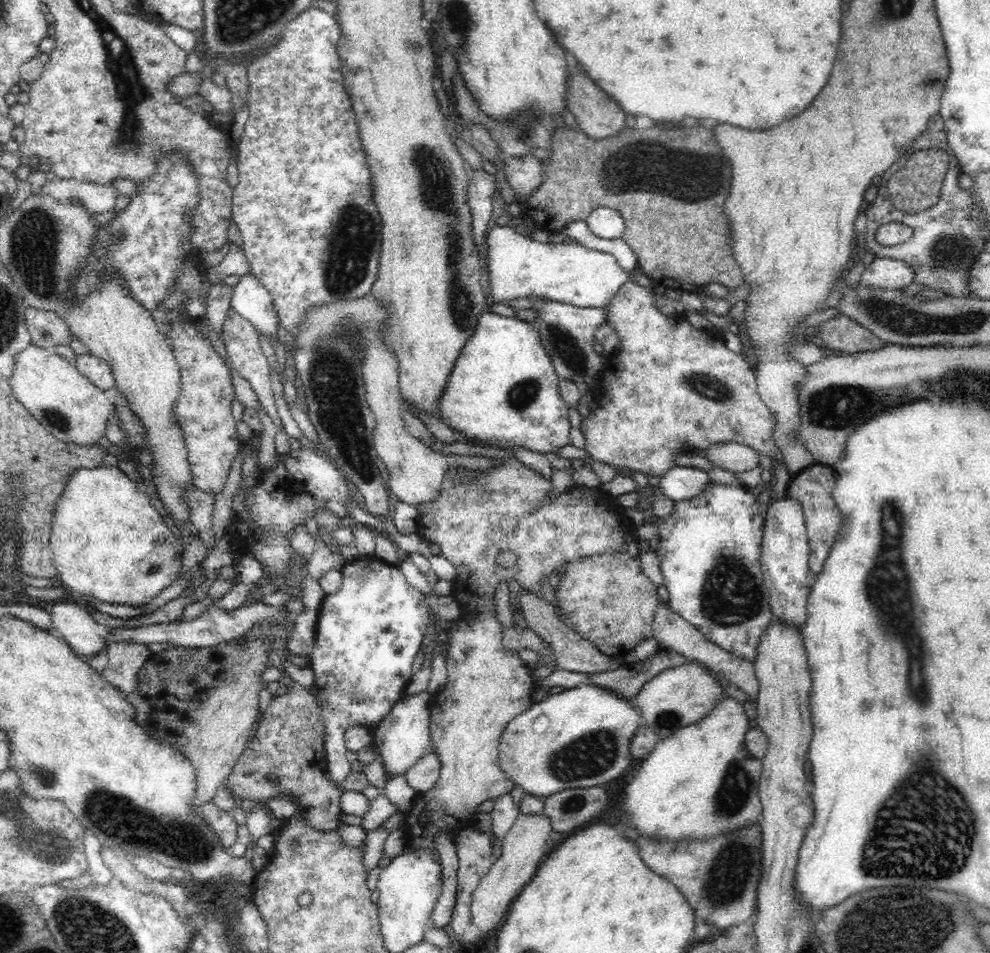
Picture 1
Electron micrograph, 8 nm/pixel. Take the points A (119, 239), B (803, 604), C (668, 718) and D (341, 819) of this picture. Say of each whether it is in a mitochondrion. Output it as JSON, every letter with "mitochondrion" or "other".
{"A":"mitochondrion","B":"other","C":"mitochondrion","D":"other"}

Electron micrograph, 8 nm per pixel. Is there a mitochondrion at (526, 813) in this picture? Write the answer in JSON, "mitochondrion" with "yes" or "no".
{"mitochondrion":"no"}

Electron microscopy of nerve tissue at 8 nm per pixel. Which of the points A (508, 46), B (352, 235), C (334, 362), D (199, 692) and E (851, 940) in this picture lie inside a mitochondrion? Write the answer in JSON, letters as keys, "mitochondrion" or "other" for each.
{"A":"other","B":"mitochondrion","C":"mitochondrion","D":"other","E":"mitochondrion"}

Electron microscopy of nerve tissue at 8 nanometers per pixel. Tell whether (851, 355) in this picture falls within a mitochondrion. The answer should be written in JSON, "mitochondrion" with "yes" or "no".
{"mitochondrion":"no"}

